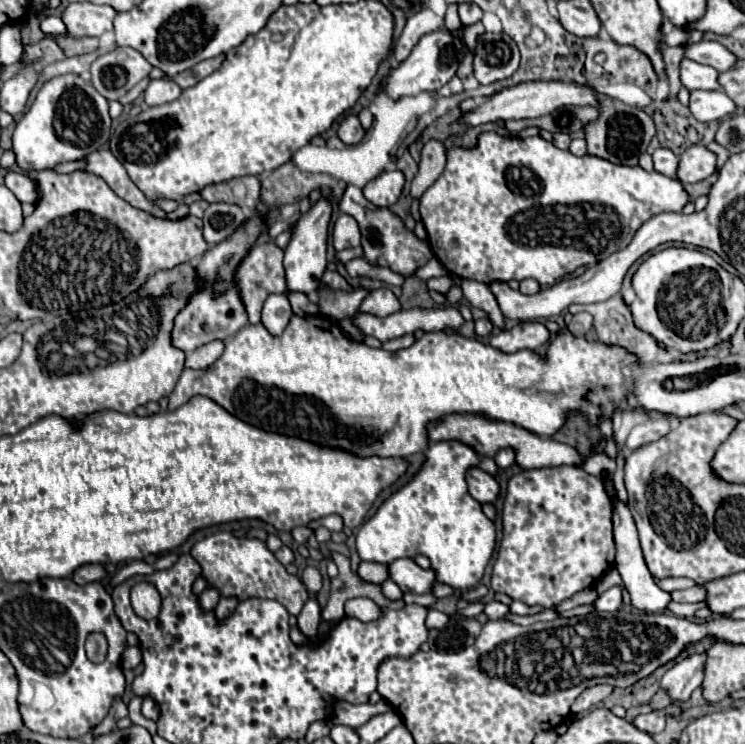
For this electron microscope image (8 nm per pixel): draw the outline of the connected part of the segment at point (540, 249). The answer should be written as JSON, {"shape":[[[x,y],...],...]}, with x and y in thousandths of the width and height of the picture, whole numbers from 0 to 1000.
{"shape":[[[647,179],[642,184],[642,195],[636,200],[620,200],[617,195],[612,195],[609,187],[601,187],[599,198],[604,198],[599,227],[583,243],[583,249],[577,249],[566,259],[566,265],[564,265],[564,289],[566,289],[569,305],[574,310],[580,337],[585,337],[585,345],[596,353],[596,359],[607,370],[615,370],[620,375],[660,380],[660,378],[685,378],[685,375],[701,378],[706,372],[717,372],[728,386],[744,383],[749,375],[754,375],[757,370],[765,370],[776,359],[805,353],[808,348],[816,348],[821,340],[827,340],[827,335],[840,332],[846,327],[846,321],[851,319],[851,313],[856,310],[856,305],[862,300],[867,300],[872,292],[878,292],[883,286],[891,286],[891,284],[915,284],[915,278],[923,273],[923,262],[918,257],[918,249],[910,246],[907,241],[899,241],[894,235],[883,235],[881,230],[864,230],[862,224],[827,222],[827,219],[819,219],[819,216],[797,211],[797,208],[773,211],[765,203],[749,200],[738,190],[730,190],[725,181],[706,184],[706,187],[693,187],[693,184],[671,184],[666,179]]]}

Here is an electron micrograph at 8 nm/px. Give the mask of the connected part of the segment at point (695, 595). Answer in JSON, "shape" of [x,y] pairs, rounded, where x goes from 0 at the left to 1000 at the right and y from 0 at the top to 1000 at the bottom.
{"shape":[[[929,789],[929,792],[918,792],[918,794],[902,794],[902,808],[907,810],[940,810],[945,808],[945,789]]]}

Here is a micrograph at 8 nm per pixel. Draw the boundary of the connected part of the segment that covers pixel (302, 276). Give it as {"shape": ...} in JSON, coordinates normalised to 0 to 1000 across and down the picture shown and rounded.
{"shape":[[[432,262],[395,302],[389,313],[389,327],[381,335],[381,362],[387,391],[405,391],[411,397],[421,394],[430,383],[430,372],[438,364],[438,321],[440,321],[440,300],[446,292],[446,273],[438,262]]]}

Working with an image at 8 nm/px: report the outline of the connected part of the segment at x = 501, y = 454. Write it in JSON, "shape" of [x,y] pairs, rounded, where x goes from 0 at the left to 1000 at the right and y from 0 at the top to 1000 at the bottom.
{"shape":[[[674,603],[674,606],[668,606],[668,612],[663,614],[663,620],[668,622],[668,628],[685,628],[690,620],[693,620],[693,612],[690,612],[690,606],[687,603]]]}

